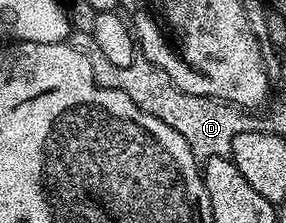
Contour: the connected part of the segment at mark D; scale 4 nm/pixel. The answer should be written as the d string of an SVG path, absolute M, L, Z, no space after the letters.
M77 34L75 38L75 46L87 55L98 85L113 87L126 93L126 97L130 97L130 101L134 101L134 105L138 105L138 109L142 109L146 113L158 117L158 121L170 125L170 129L174 129L186 139L186 145L190 145L197 162L203 163L210 157L227 158L232 154L234 138L238 137L238 134L243 131L261 130L262 123L251 119L248 116L251 114L245 113L241 108L233 107L230 103L222 103L219 99L198 97L196 94L178 89L174 85L174 81L170 81L168 74L155 67L153 63L137 61L129 67L119 67L113 65L111 61L106 61L106 57L100 52L98 45L94 45L91 35Z

